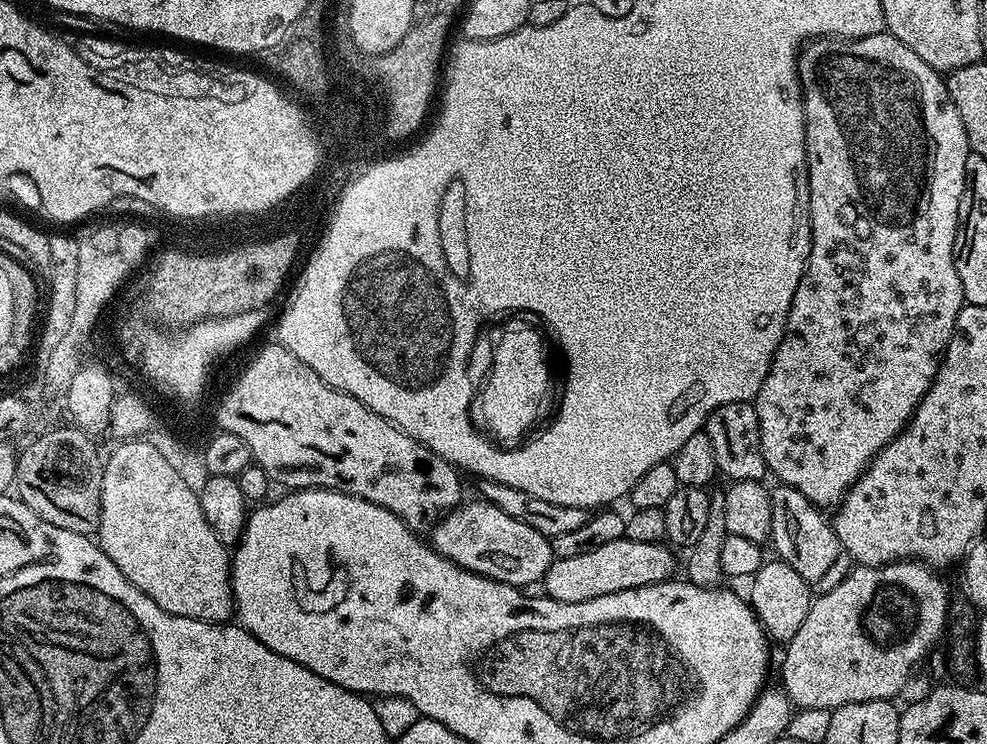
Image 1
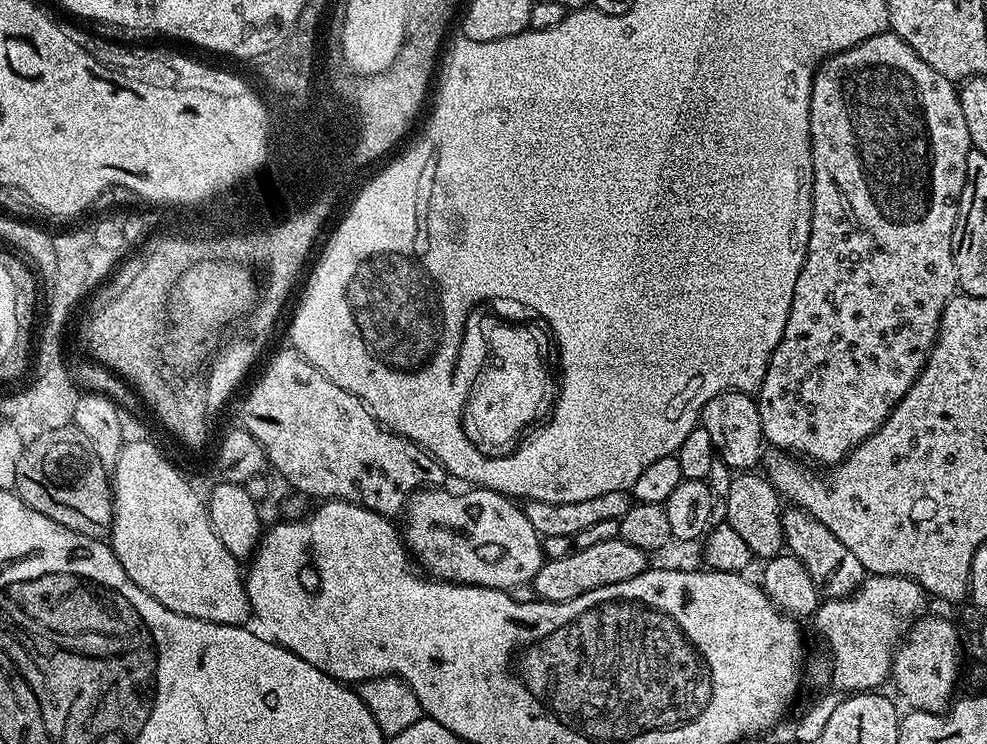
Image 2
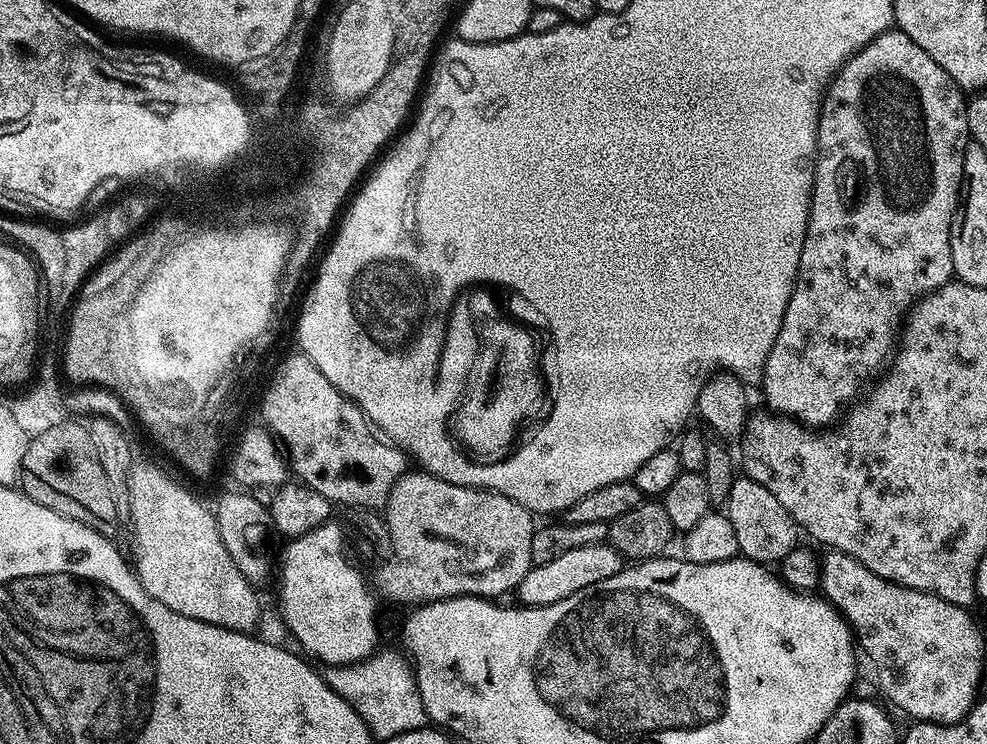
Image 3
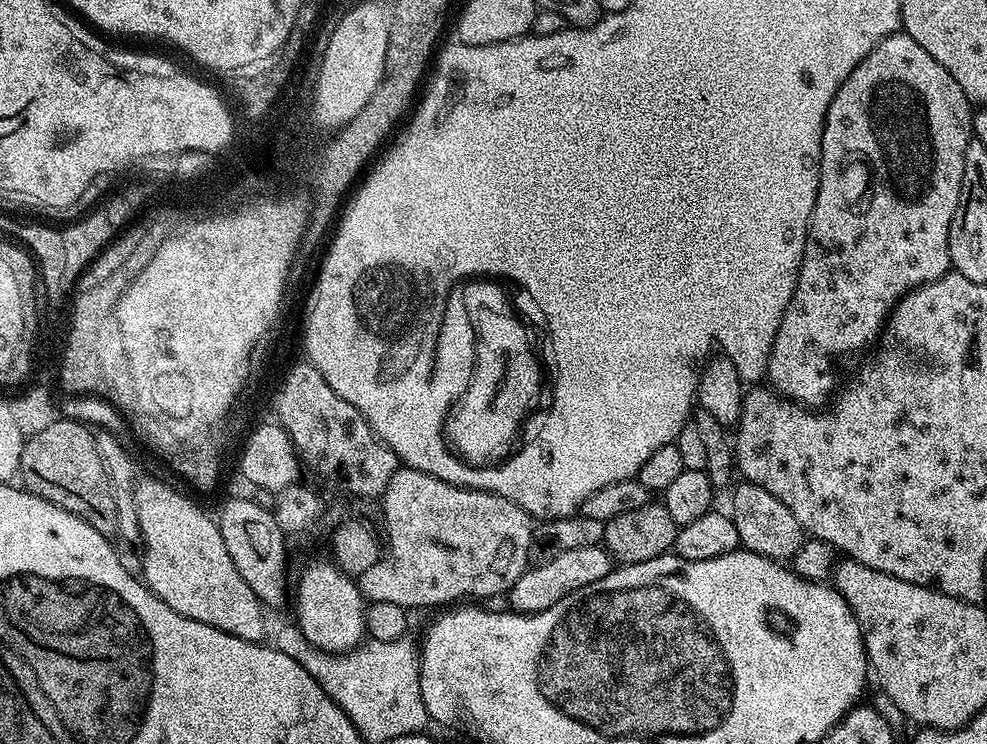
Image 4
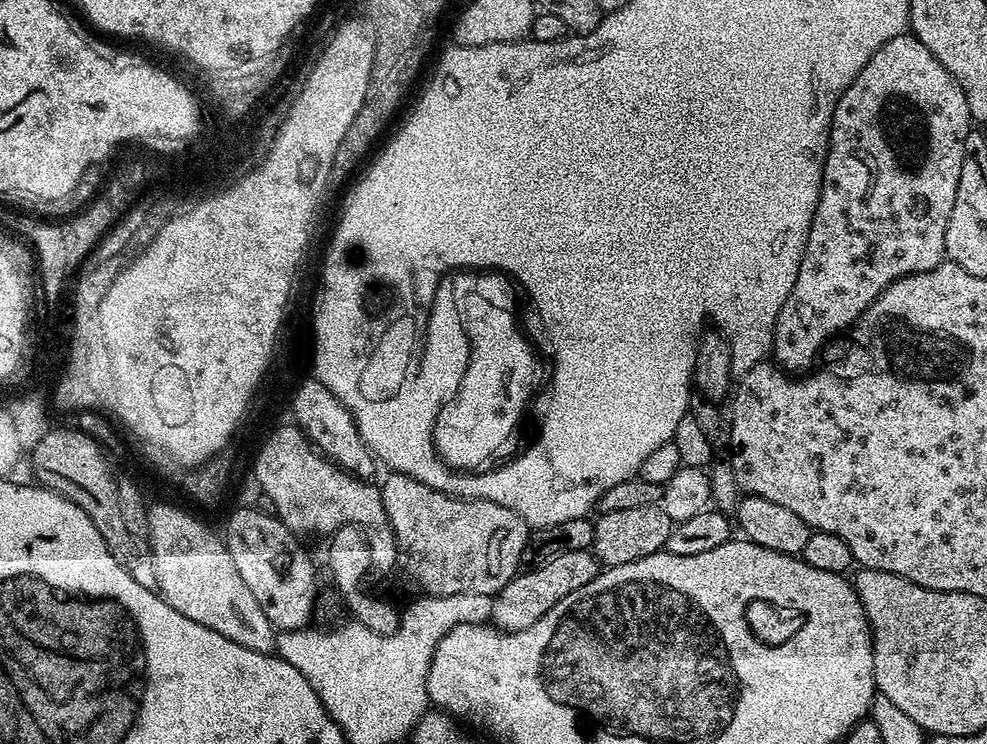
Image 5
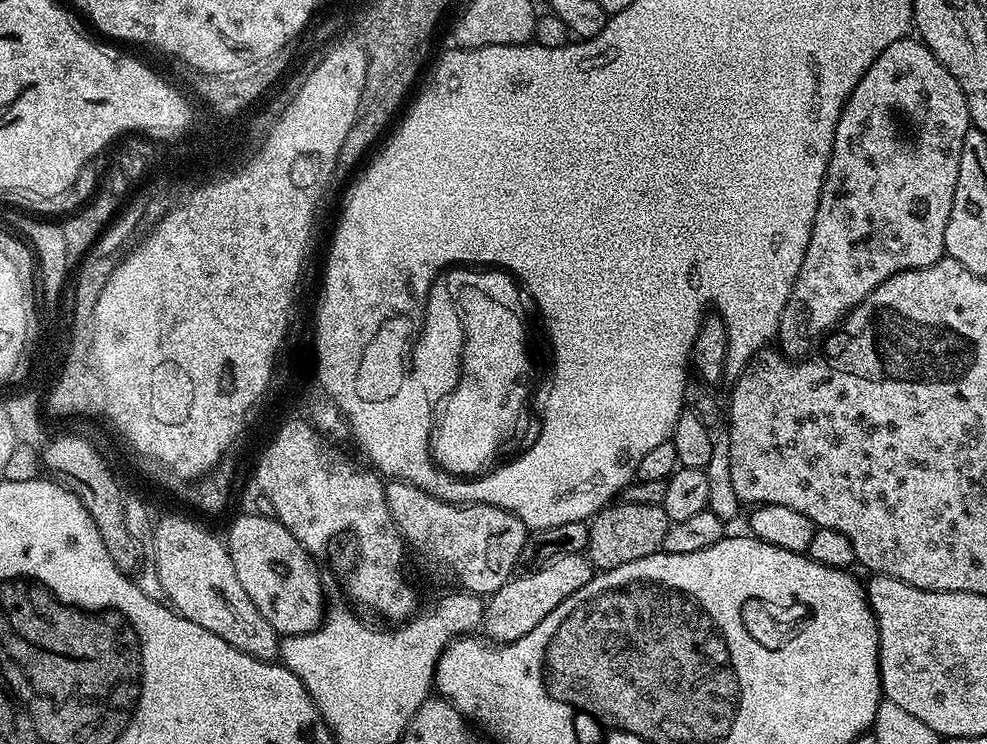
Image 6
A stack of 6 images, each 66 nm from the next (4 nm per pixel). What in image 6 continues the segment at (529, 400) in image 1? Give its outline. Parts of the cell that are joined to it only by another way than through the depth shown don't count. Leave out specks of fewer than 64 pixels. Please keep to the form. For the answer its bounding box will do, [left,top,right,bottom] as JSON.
[430,270,532,478]

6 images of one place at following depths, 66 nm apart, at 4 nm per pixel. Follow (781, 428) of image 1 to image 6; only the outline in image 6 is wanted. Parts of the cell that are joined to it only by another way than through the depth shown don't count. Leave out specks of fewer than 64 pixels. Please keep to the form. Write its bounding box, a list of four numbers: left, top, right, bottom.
[778,38,970,354]

